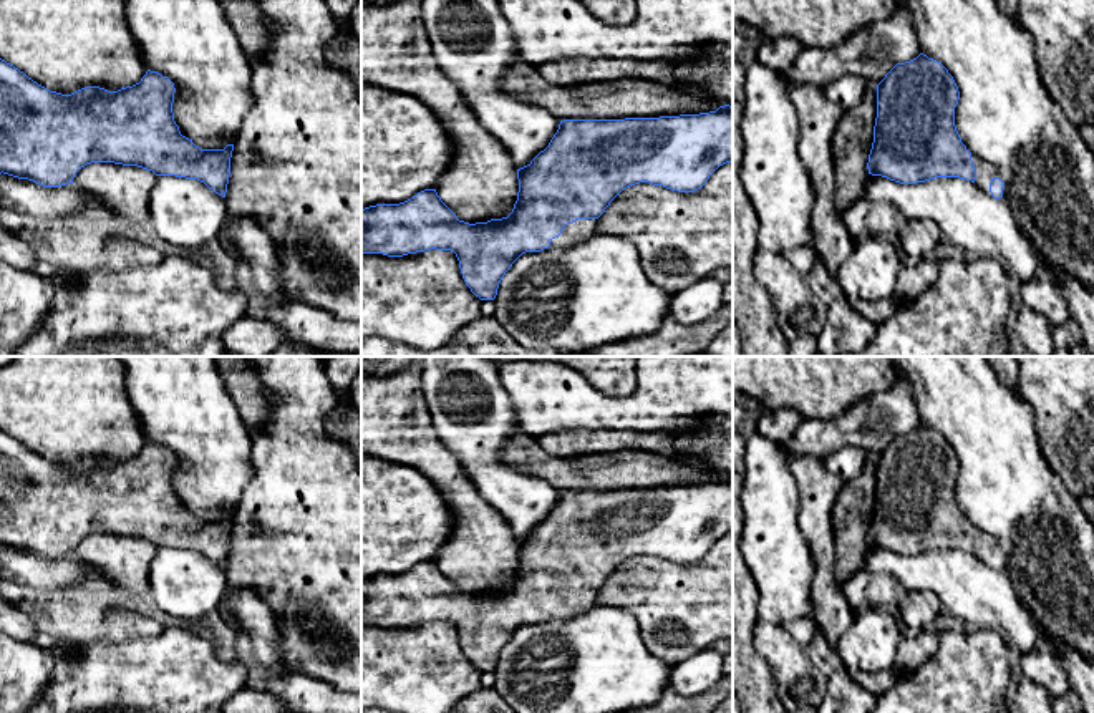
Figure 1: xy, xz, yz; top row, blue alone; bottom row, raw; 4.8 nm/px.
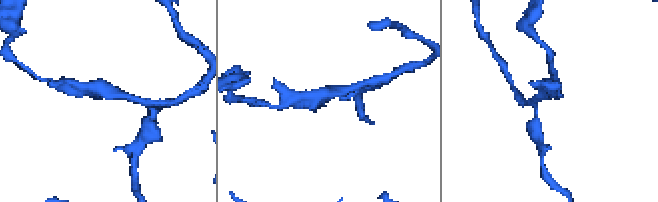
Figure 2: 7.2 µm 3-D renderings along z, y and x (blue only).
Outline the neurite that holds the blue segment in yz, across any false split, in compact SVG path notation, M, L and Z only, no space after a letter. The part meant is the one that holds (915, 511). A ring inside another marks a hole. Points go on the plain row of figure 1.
M920 424L897 434L877 456L869 546L900 555L960 549L995 570L1006 569L996 539L961 514L955 497L958 471L958 458L940 433Z

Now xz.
M729 476L699 486L564 491L549 517L517 541L517 572L507 589L476 595L459 592L436 560L424 560L399 575L361 580L361 625L403 628L431 620L451 622L471 663L481 672L494 672L502 648L522 625L572 618L588 610L597 600L597 590L623 560L650 554L678 564L695 564L719 537L731 532Z

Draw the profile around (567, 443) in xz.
M686 420L675 431L560 429L540 436L537 441L552 458L575 458L625 449L661 451L676 434L699 429L703 429L703 420Z

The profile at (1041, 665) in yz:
M1046 643L1033 652L1021 653L1019 665L1023 675L1043 686L1053 698L1064 696L1071 690L1067 673Z

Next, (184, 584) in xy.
M159 547L149 567L149 595L187 623L219 609L225 587L224 569L197 551Z

